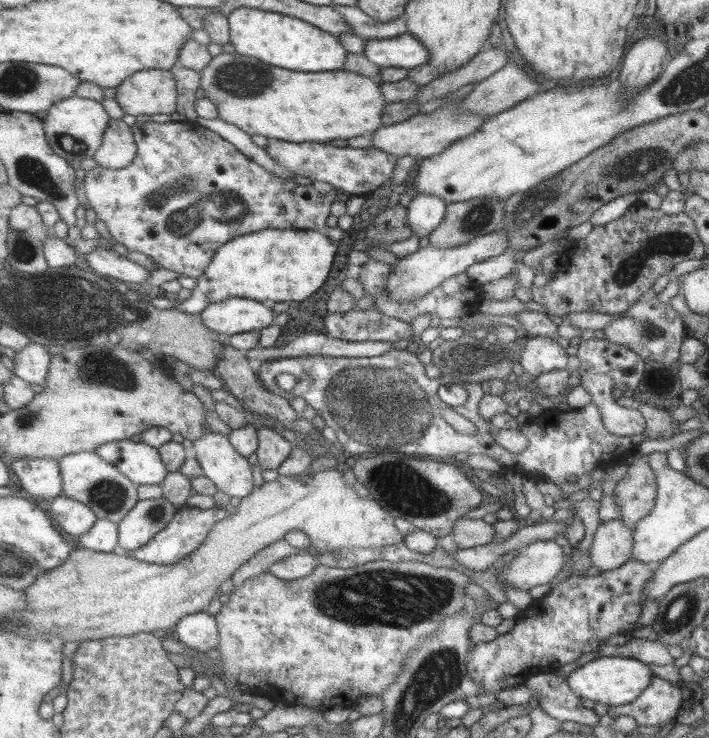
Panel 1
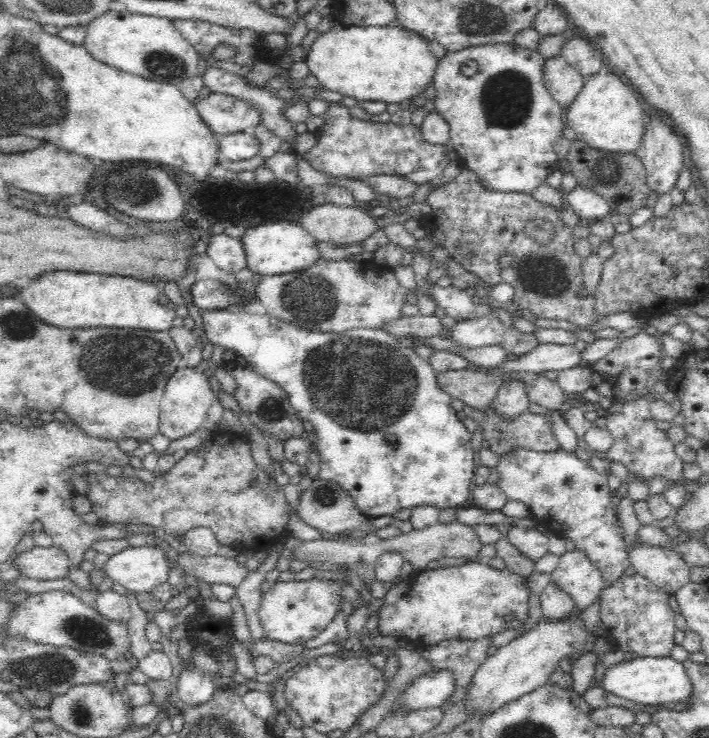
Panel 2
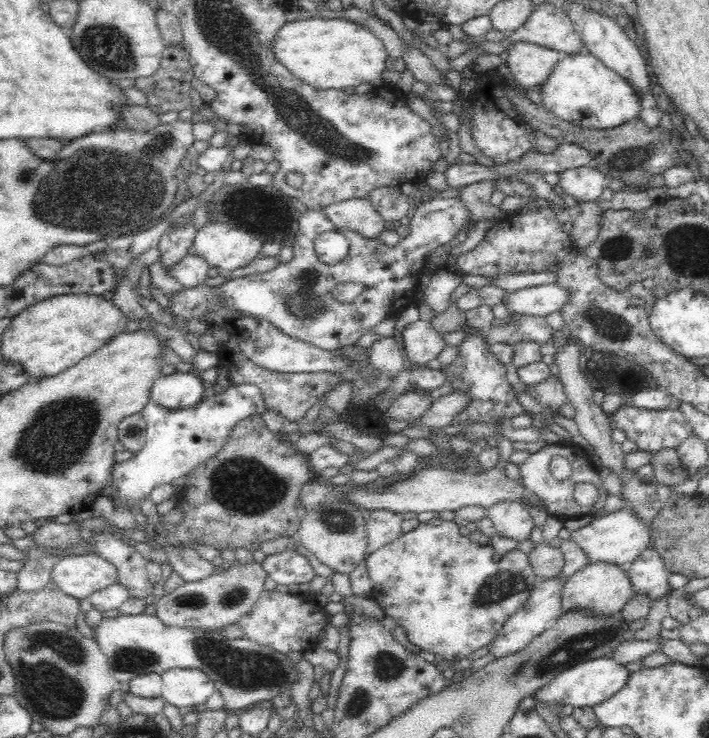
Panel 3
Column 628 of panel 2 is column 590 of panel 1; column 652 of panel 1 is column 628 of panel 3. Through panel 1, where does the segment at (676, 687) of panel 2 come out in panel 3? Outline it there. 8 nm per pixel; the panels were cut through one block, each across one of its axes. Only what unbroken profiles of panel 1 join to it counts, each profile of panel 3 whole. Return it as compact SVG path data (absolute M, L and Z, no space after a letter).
M600 657L570 665L531 696L534 702L542 703L550 708L561 704L562 707L570 705L579 711L584 706L596 706L610 698L612 694L616 694L626 684L629 675L628 669L622 662L616 663L613 658Z

